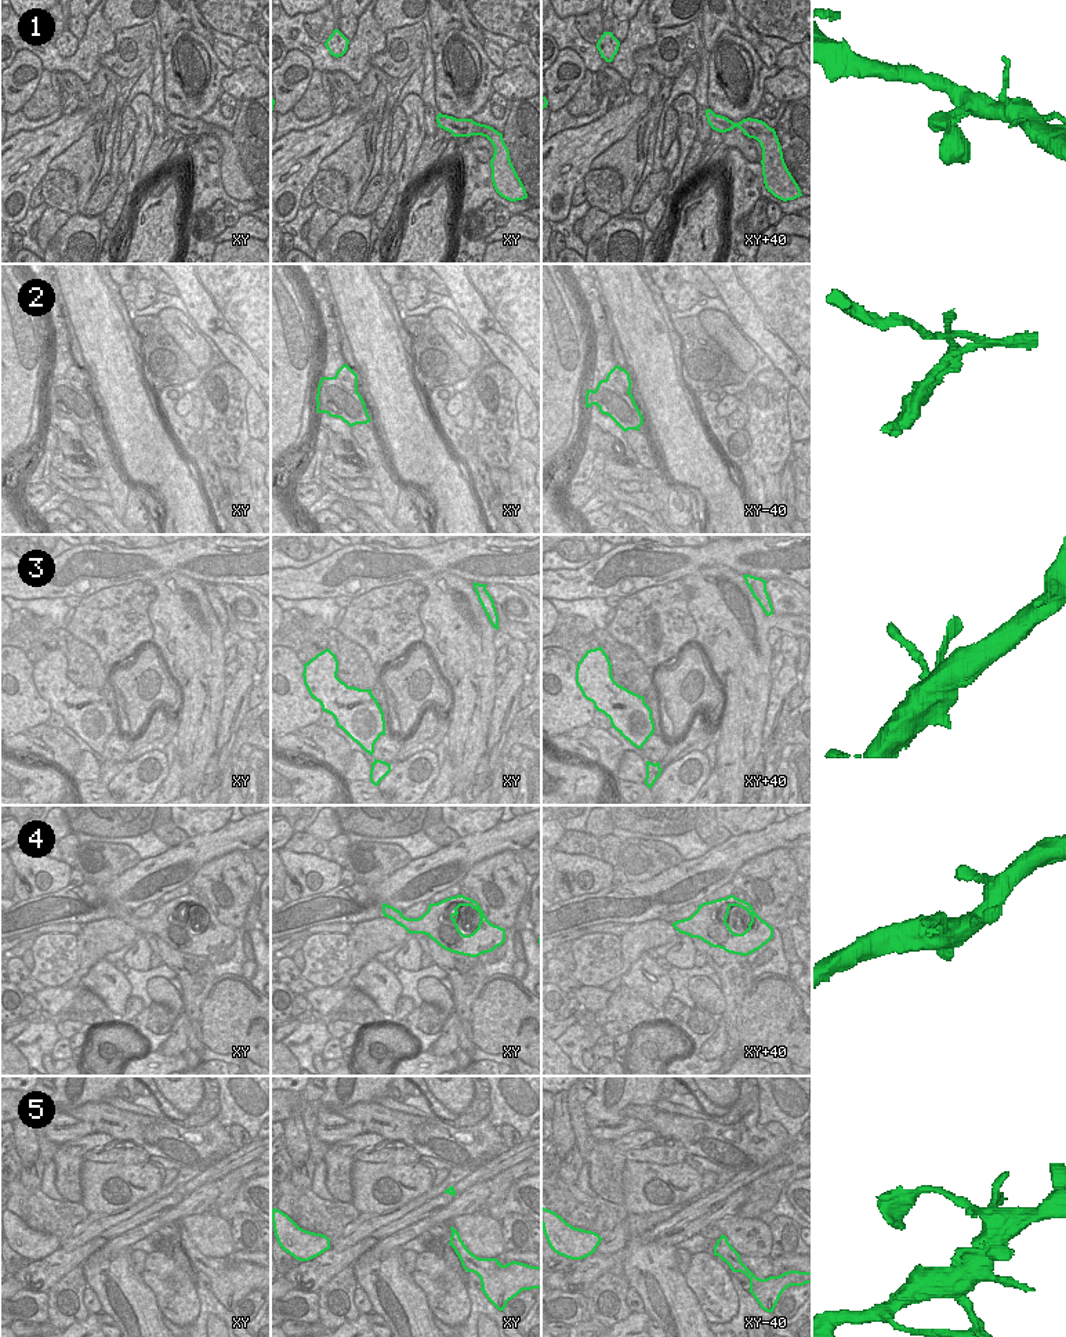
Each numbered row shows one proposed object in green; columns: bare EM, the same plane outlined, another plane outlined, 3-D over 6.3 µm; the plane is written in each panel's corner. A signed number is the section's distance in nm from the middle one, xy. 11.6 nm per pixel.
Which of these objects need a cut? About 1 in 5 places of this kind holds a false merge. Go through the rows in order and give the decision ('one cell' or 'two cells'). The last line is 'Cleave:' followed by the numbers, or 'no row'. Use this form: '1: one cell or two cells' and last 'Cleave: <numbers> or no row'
1: one cell
2: two cells
3: one cell
4: one cell
5: one cell
Cleave: 2

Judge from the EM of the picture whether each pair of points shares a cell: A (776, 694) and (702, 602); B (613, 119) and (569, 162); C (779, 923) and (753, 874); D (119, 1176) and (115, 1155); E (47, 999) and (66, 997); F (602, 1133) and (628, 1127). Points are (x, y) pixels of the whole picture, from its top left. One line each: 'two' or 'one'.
A: two
B: one
C: one
D: two
E: one
F: one

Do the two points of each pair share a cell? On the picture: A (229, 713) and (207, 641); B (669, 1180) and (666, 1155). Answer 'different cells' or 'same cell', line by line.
A: different cells
B: different cells

